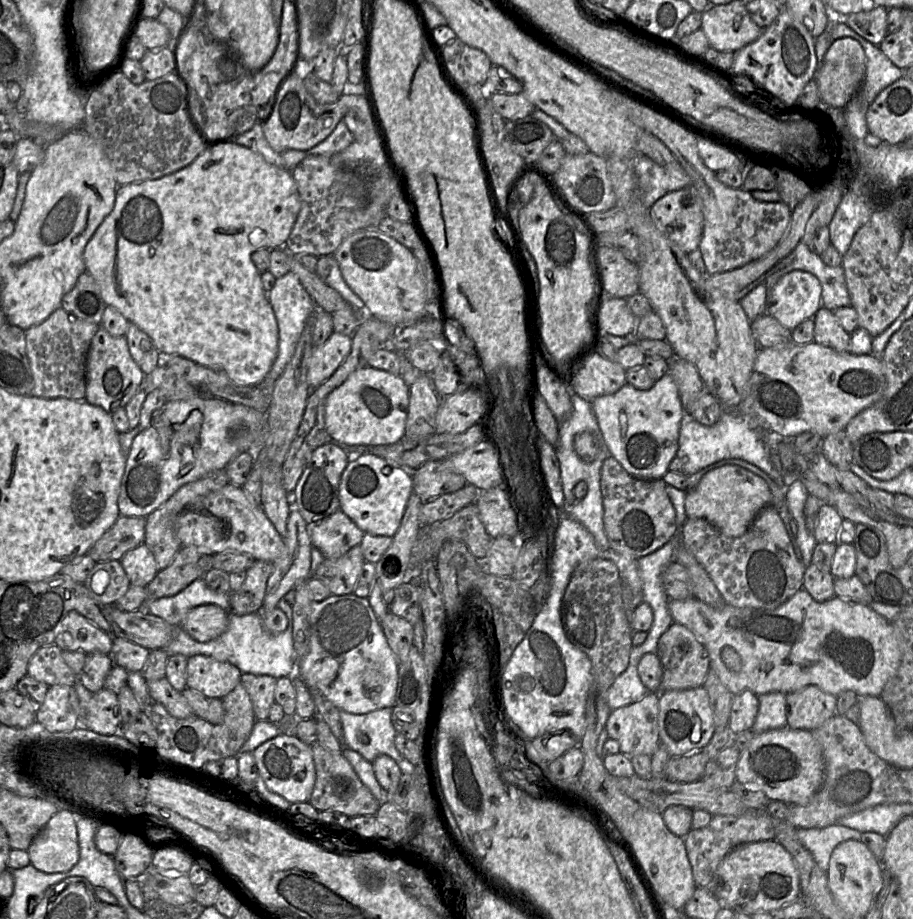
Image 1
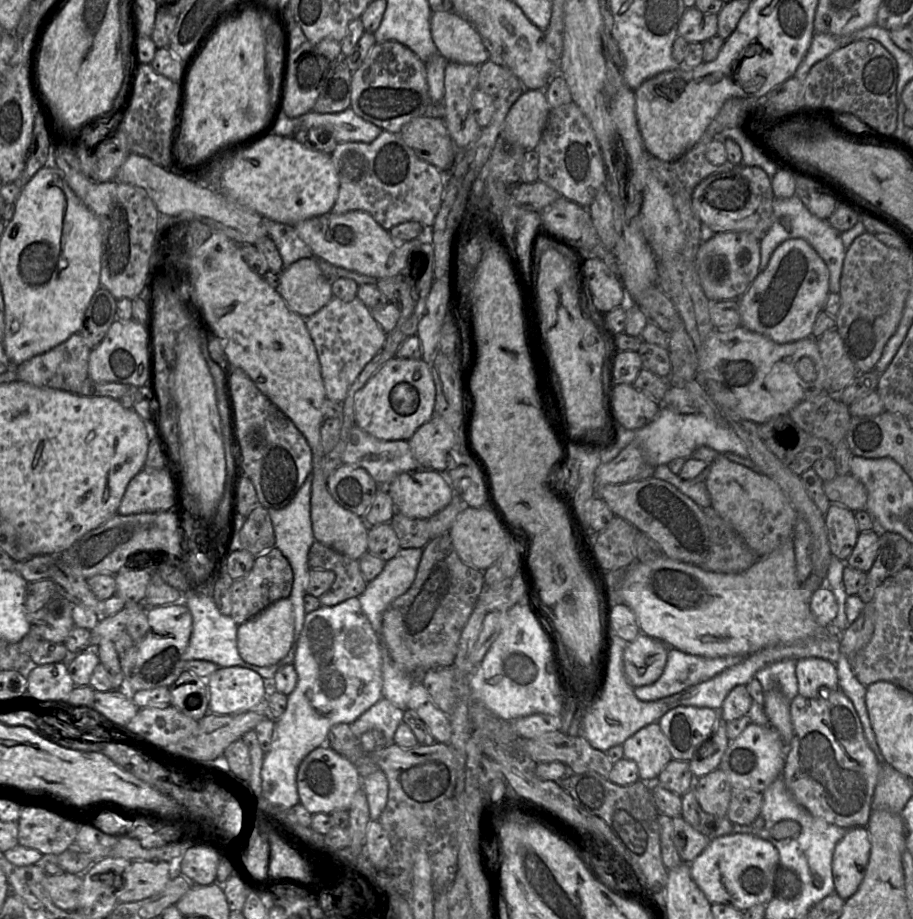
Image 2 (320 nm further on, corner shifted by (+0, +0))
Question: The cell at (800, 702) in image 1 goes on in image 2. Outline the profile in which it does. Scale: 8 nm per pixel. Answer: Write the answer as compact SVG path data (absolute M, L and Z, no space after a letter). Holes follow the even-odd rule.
M808 657L799 659L796 667L798 693L805 698L816 698L825 690L839 688L836 664L822 658Z

